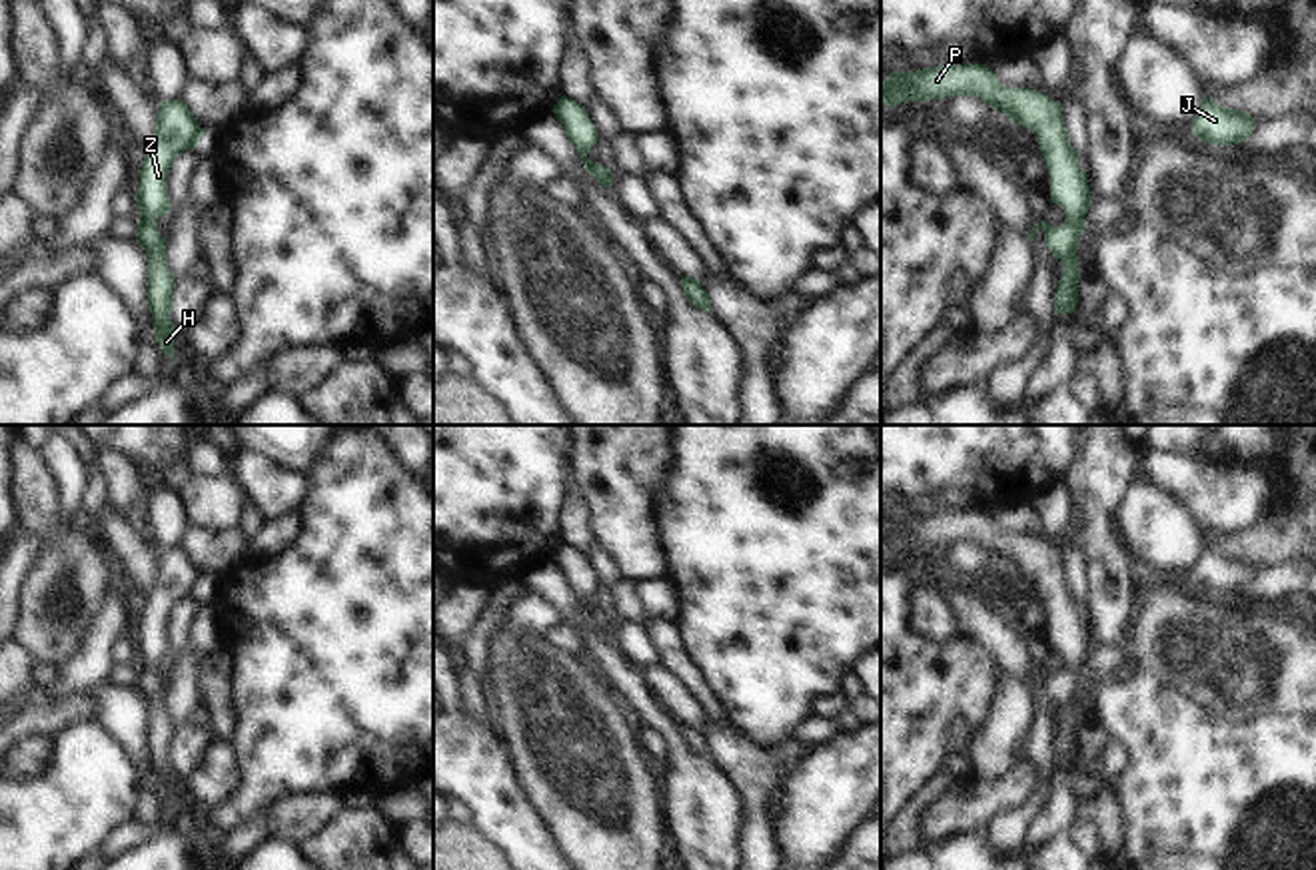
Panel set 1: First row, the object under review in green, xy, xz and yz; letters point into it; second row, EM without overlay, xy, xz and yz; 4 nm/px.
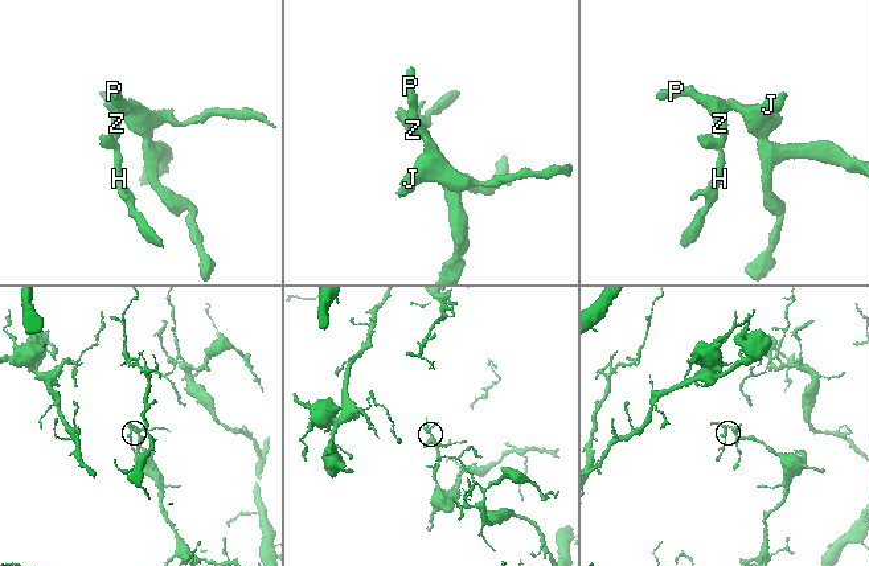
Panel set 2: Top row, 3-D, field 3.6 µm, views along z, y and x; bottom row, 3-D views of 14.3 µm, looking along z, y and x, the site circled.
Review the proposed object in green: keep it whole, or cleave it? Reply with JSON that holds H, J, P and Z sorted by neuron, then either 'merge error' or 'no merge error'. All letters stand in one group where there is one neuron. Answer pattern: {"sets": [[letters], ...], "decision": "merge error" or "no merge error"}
{"sets": [["H", "J", "P", "Z"]], "decision": "no merge error"}

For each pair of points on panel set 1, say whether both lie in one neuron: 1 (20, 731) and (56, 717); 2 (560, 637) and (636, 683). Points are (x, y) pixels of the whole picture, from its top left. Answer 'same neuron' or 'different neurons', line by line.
1: same neuron
2: different neurons

